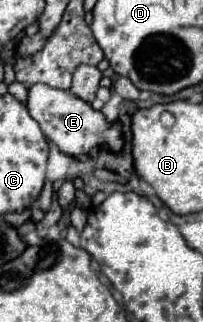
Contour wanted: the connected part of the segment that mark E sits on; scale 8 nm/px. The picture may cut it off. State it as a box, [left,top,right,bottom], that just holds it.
[26,84,124,158]

